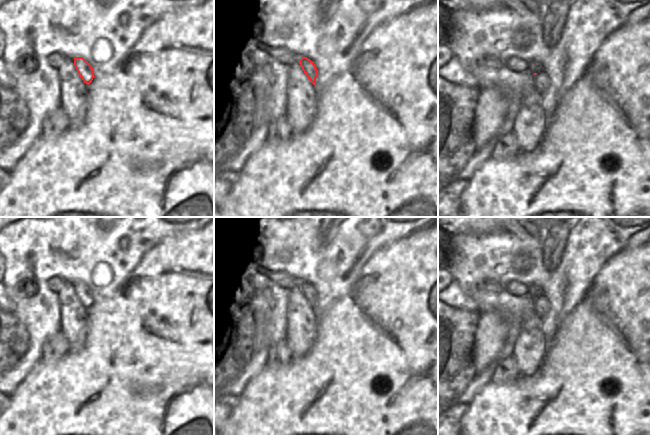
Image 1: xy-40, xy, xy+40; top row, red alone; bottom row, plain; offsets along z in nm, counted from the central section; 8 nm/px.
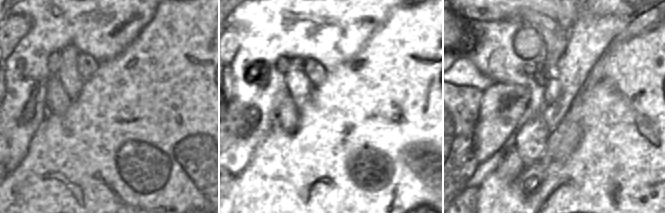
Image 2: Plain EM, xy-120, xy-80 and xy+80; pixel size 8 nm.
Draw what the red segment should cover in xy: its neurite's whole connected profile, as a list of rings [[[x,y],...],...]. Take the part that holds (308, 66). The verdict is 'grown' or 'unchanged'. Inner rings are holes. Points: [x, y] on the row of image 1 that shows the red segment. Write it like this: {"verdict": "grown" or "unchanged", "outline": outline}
{"verdict": "unchanged", "outline": [[[302,57],[298,62],[299,62],[302,70],[304,71],[304,73],[306,74],[306,76],[310,80],[310,82],[313,85],[315,85],[316,78],[318,76],[318,70],[316,68],[314,62],[311,61],[310,59],[308,59],[307,57]]]}

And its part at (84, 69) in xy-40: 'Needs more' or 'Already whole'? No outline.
Already whole.

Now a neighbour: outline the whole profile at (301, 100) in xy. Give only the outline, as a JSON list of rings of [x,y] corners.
[[[299,62],[288,67],[286,118],[292,136],[308,130],[316,116],[316,90]]]

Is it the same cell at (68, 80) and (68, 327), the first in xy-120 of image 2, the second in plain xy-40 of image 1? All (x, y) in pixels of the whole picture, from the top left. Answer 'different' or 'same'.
same

